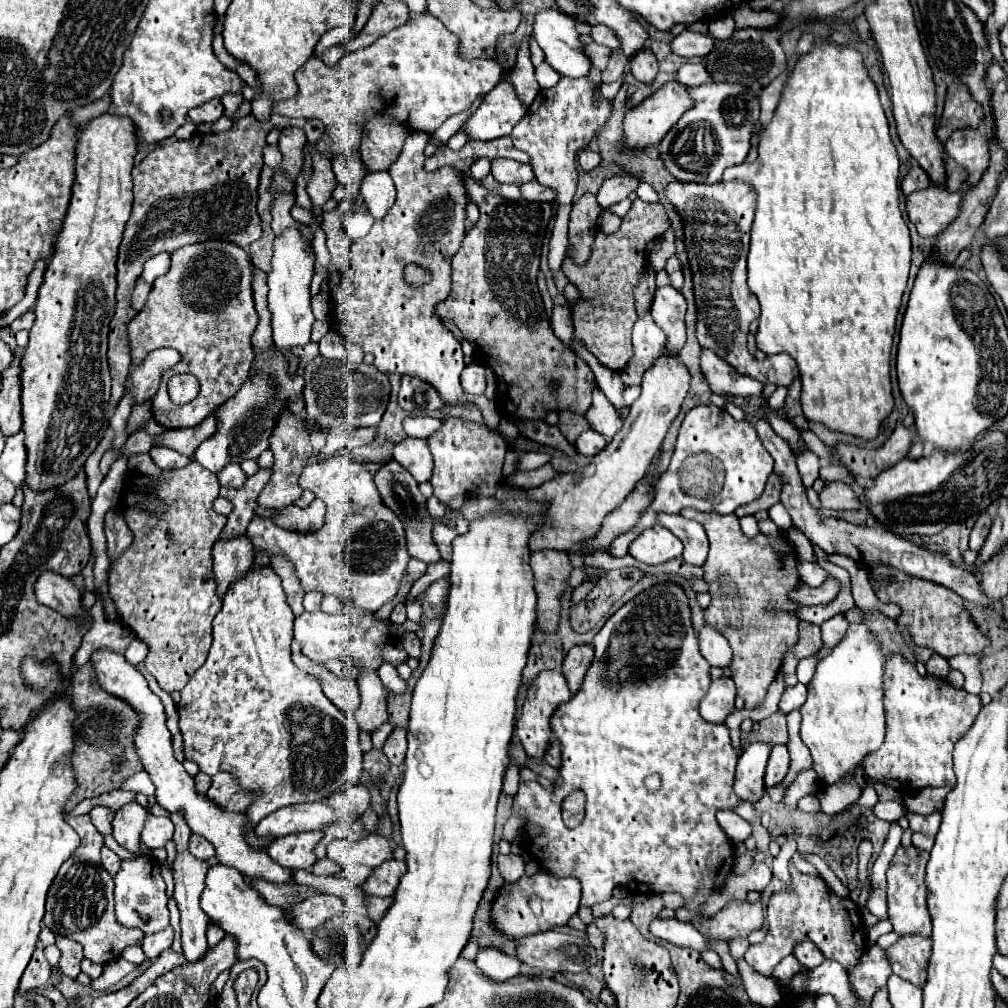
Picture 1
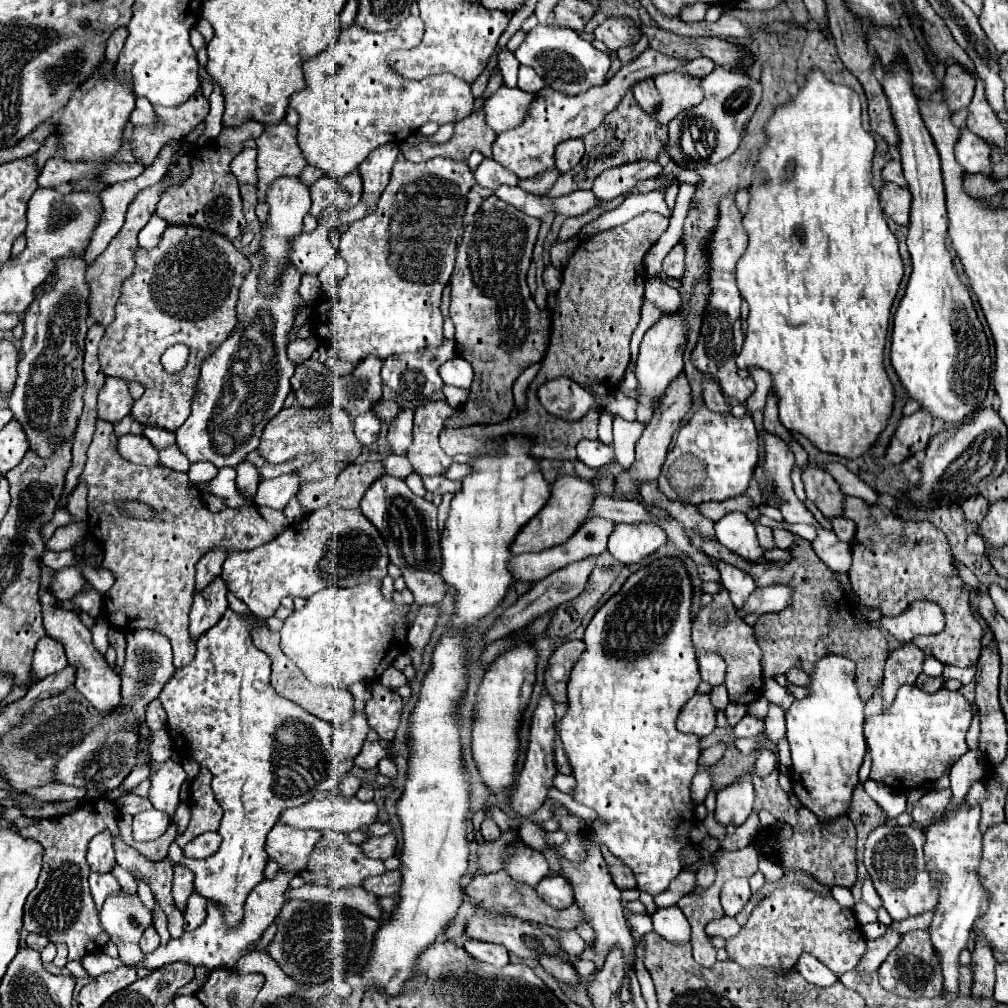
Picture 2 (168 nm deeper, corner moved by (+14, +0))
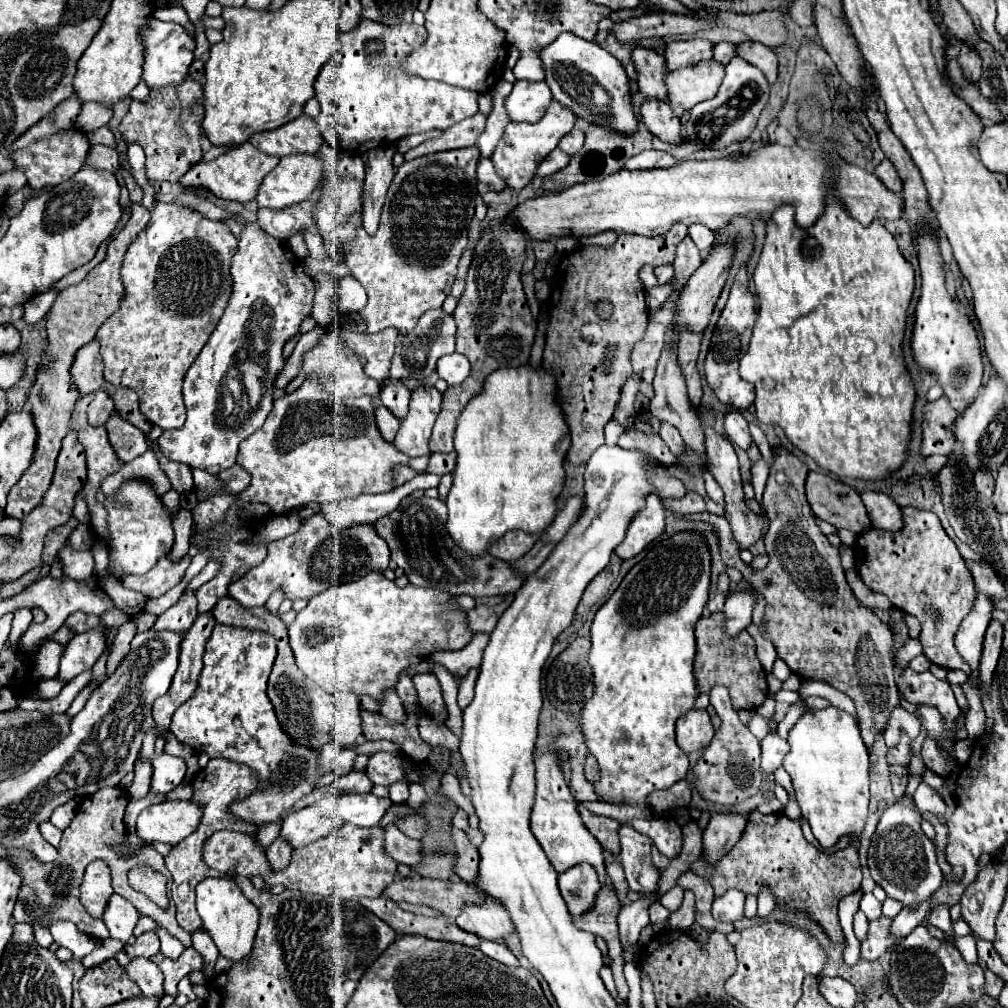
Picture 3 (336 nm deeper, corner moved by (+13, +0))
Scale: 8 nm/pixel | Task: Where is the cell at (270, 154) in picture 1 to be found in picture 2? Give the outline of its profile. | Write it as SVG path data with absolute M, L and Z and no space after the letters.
M244 149L242 153L238 153L230 169L240 183L254 185L256 183L256 149Z

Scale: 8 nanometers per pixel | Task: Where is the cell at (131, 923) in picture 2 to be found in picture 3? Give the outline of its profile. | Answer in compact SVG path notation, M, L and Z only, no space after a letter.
M141 957L137 961L131 961L131 965L125 971L141 987L141 991L147 997L163 997L165 995L165 989L163 989L163 973L149 959L143 959Z

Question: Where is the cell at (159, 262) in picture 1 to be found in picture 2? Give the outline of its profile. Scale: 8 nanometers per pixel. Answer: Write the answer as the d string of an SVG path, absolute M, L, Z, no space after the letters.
M156 215L150 217L148 225L138 233L138 243L140 243L140 247L144 247L144 249L154 249L154 247L158 245L158 241L160 241L164 229L166 229L166 223L164 223L160 217L156 217Z

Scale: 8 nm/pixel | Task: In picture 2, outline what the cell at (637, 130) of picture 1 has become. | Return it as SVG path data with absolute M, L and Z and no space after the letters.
M672 71L672 73L656 75L654 81L662 99L652 113L656 125L668 125L678 113L702 101L700 87L698 87L700 79L696 77L688 77L686 73Z

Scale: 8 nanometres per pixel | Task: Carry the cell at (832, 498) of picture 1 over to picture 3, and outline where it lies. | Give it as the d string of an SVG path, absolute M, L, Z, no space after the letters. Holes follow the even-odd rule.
M903 509L903 521L905 527L901 533L885 533L877 529L861 533L853 547L857 551L855 569L867 587L885 593L897 609L903 609L921 621L923 629L919 641L923 645L923 653L927 645L925 657L931 663L945 669L961 669L969 675L967 663L955 651L953 637L975 601L973 577L969 577L963 557L933 513ZM927 609L935 609L939 613L937 623L927 615Z

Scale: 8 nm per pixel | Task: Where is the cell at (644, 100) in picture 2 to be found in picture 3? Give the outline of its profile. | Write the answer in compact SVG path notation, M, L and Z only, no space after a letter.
M647 99L641 107L641 117L645 127L657 135L661 141L679 145L685 135L683 135L683 125L681 119L673 113L673 109L657 99Z

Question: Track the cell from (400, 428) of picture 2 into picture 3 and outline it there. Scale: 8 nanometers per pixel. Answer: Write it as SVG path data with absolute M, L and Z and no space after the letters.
M387 377L381 383L381 393L379 393L381 405L385 405L399 419L405 419L405 413L409 407L409 397L411 397L411 391L407 389L407 385L401 379Z

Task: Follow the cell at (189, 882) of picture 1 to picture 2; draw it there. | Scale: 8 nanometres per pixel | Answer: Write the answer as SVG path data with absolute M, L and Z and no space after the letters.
M166 761L166 763L158 765L156 773L152 777L152 787L150 787L148 799L152 801L154 809L166 813L170 817L170 821L174 819L180 787L186 779L188 777L186 777L182 765L174 763L174 761Z

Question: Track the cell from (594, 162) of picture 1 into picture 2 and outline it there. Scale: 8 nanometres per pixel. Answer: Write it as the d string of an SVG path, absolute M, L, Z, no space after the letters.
M572 139L572 141L564 141L556 147L556 167L560 173L570 171L572 167L576 167L582 157L584 157L584 141L582 139Z

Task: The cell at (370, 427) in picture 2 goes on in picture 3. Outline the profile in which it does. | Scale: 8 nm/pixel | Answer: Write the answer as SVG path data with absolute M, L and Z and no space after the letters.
M383 405L377 407L377 427L381 429L381 435L387 439L387 441L393 441L399 427L401 427L401 419L395 417L389 409L385 409Z

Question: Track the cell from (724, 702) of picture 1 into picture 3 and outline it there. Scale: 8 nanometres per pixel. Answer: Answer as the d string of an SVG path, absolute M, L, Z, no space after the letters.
M691 709L689 713L685 713L685 717L677 719L675 733L677 733L677 745L685 749L685 753L691 753L709 745L715 729L709 721L707 711Z

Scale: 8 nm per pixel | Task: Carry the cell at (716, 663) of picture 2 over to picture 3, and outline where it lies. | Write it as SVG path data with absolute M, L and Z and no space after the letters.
M717 685L711 689L709 697L715 713L721 719L721 727L715 731L715 737L707 745L707 751L693 767L693 775L695 775L693 787L699 791L699 795L705 801L729 807L735 803L743 803L745 799L753 797L759 791L763 783L761 749L759 749L759 739L739 721L739 715L731 705L727 689Z

